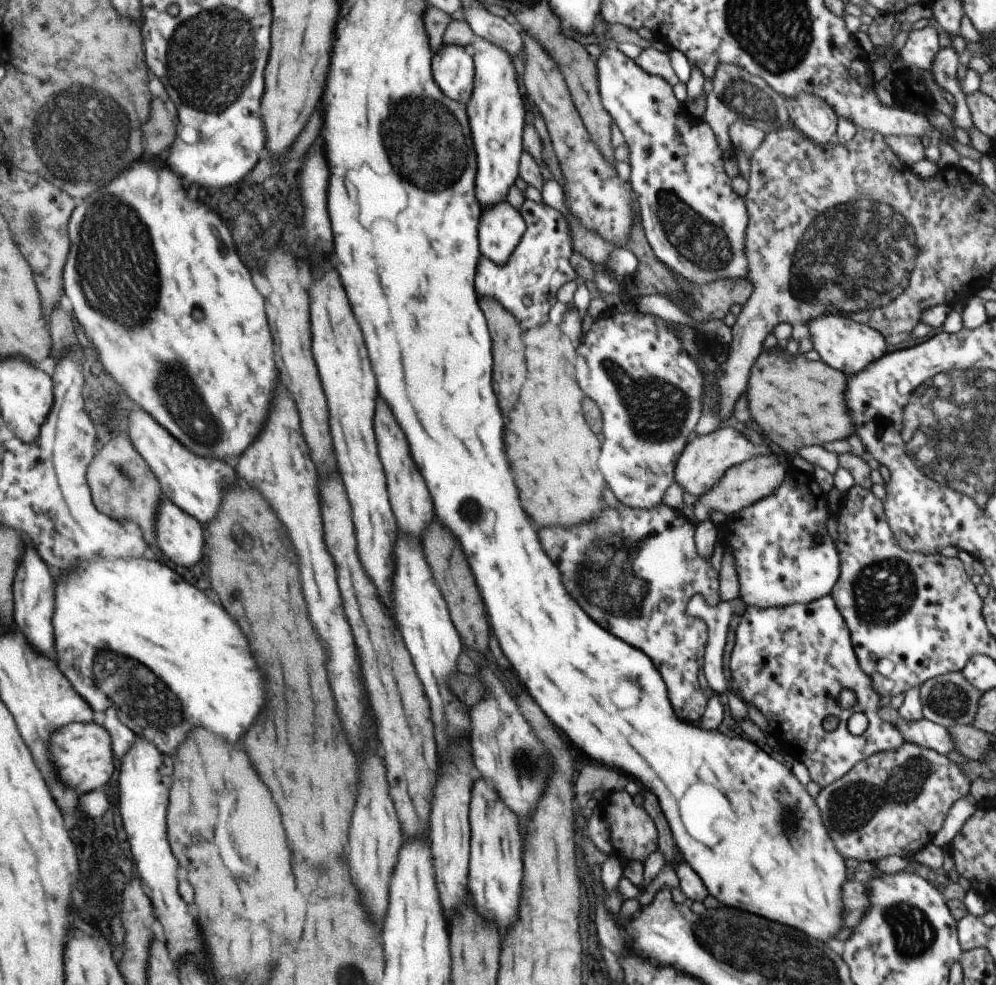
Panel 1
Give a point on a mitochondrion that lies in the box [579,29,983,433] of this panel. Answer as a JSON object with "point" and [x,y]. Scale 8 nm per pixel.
{"point":[856,257]}

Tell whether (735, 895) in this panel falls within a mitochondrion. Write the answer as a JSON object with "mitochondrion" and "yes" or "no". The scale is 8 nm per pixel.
{"mitochondrion":"no"}

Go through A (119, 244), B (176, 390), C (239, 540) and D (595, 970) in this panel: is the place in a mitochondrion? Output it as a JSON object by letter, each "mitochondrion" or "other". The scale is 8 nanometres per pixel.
{"A":"mitochondrion","B":"mitochondrion","C":"other","D":"other"}

